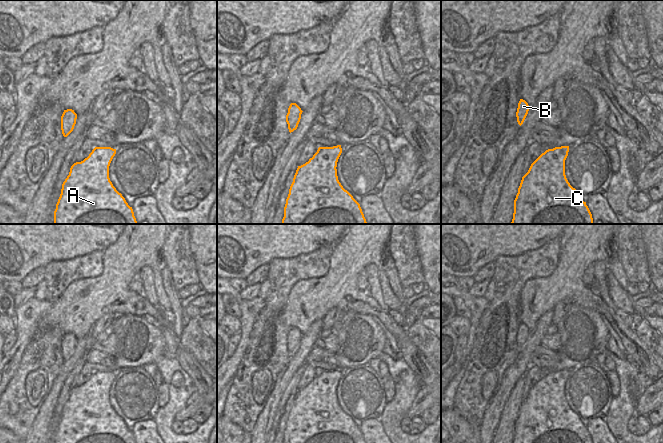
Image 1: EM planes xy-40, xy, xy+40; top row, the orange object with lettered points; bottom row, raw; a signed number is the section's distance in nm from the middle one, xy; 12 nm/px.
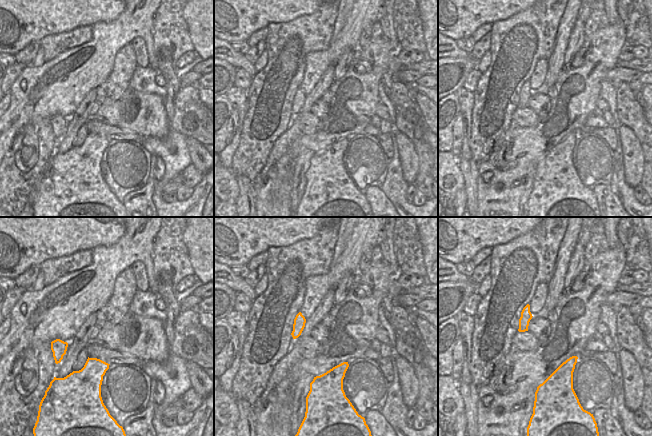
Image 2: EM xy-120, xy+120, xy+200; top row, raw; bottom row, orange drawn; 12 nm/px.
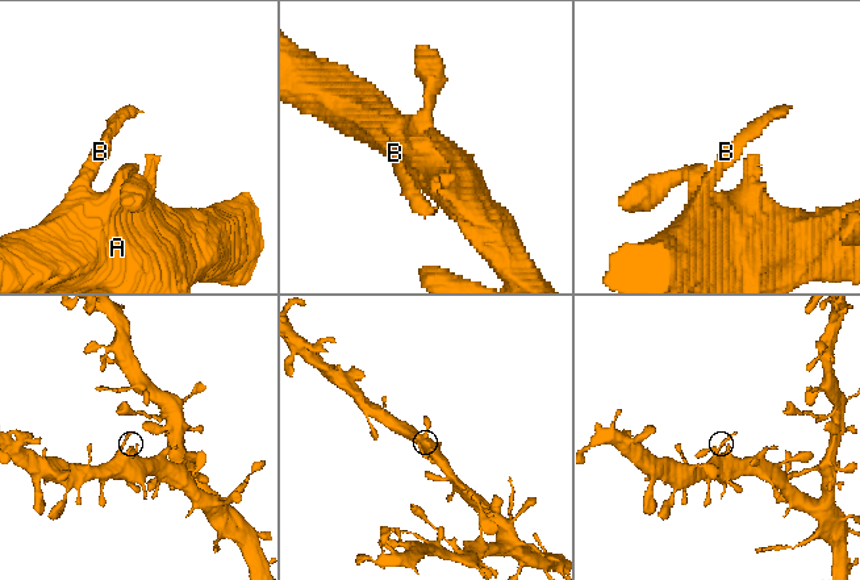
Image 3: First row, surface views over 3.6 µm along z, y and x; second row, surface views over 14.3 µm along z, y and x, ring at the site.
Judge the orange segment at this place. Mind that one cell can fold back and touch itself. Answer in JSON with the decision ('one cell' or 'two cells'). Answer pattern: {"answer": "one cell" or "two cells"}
{"answer": "one cell"}

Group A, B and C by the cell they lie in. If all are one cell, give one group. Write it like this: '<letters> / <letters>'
A B C

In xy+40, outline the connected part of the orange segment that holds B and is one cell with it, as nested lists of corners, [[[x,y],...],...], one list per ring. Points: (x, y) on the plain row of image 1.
[[[520,323],[518,327],[517,336],[516,336],[517,346],[520,350],[523,348],[528,338],[528,335],[529,335],[528,327],[525,324]]]

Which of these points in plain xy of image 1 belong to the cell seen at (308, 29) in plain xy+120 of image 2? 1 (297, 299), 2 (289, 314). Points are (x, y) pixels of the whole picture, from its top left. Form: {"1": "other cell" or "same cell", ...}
{"1": "other cell", "2": "other cell"}

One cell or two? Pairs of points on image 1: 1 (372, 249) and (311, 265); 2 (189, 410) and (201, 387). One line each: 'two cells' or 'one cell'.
1: two cells
2: two cells

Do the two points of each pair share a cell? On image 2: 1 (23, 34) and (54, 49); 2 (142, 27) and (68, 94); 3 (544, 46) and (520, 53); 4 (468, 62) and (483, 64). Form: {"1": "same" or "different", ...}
{"1": "different", "2": "same", "3": "same", "4": "different"}

